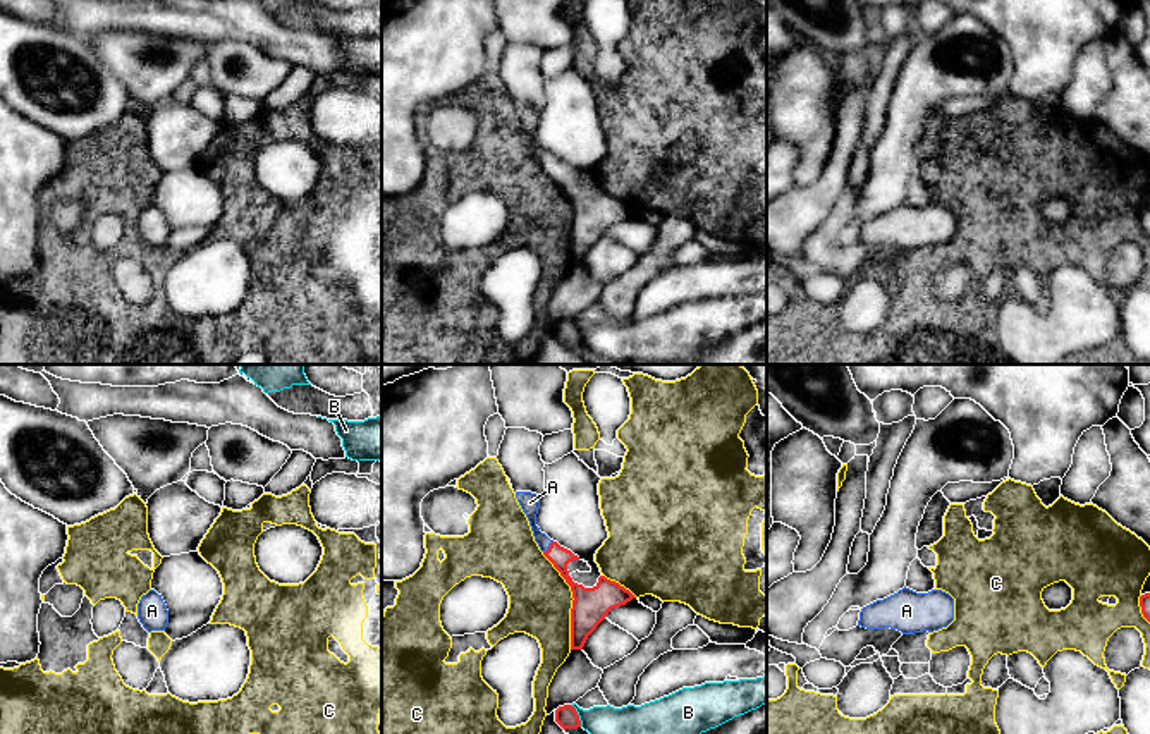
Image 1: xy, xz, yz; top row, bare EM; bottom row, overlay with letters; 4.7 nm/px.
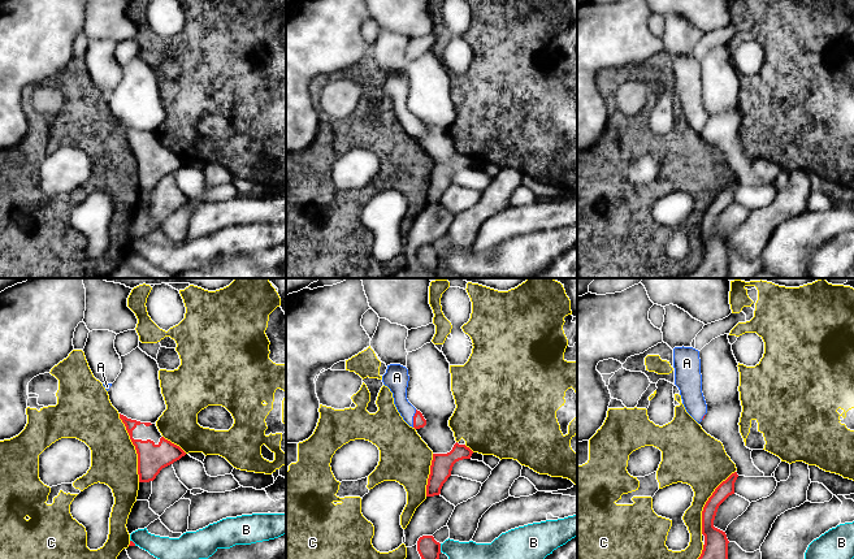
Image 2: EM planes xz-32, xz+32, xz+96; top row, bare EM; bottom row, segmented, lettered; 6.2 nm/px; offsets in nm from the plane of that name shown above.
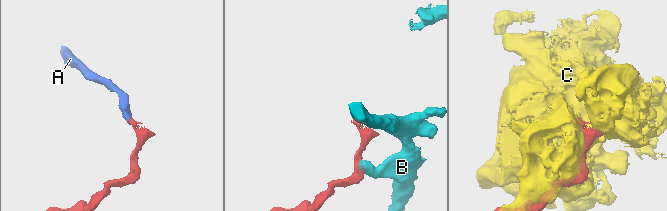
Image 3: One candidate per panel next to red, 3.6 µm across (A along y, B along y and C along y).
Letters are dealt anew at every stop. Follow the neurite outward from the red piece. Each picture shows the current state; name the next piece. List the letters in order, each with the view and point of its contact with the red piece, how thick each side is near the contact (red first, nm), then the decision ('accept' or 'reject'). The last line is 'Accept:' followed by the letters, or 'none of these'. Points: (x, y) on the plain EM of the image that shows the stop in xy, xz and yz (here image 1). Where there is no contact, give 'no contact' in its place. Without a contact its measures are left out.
A: meets red in xz at (549, 162); 90 nm thick on the red side, 90 nm on the other; accept
B: meets red in xz at (578, 330); 100 nm thick on the red side, 180 nm on the other; reject
C: meets red in xz at (573, 215); 170 nm thick on the red side, 300 nm on the other; reject
Accept: A

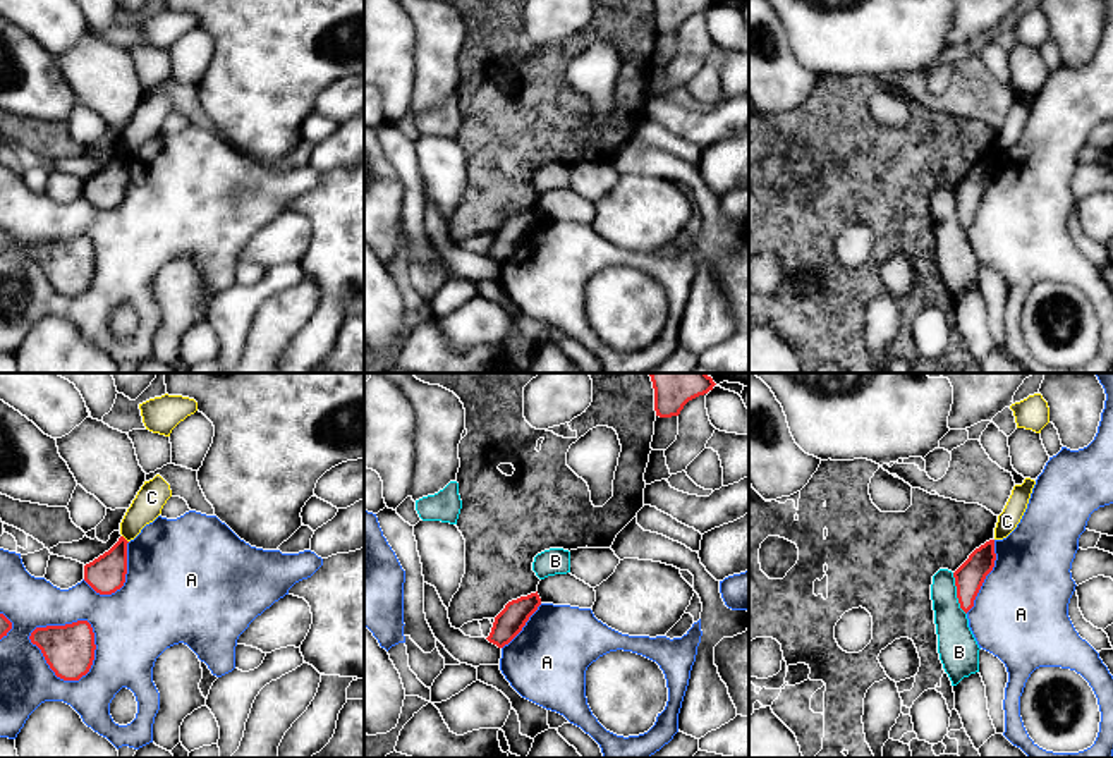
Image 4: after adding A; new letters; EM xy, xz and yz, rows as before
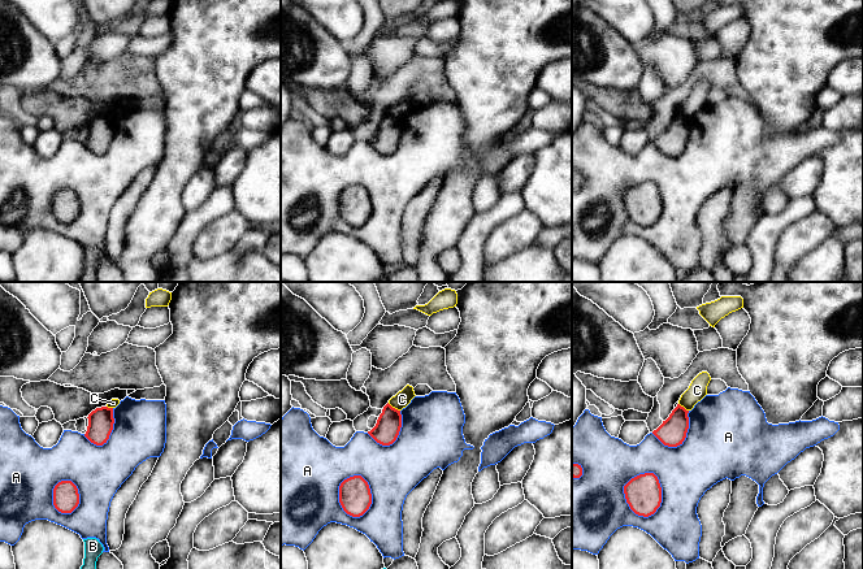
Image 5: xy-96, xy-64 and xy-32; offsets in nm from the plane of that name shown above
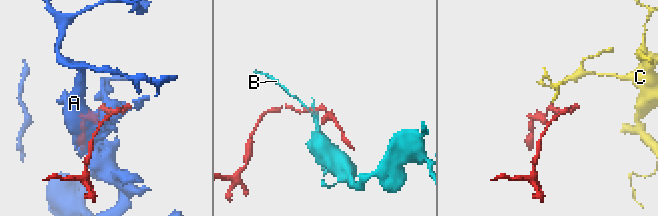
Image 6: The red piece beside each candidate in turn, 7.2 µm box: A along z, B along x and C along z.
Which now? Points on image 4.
A: meets red in xy at (57, 291); 240 nm thick on the red side, 260 nm on the other; reject
B: meets red in yz at (957, 208); 140 nm thick on the red side, 190 nm on the other; reject
C: meets red in xy at (124, 153); 180 nm thick on the red side, 140 nm on the other; reject
Accept: none of these

